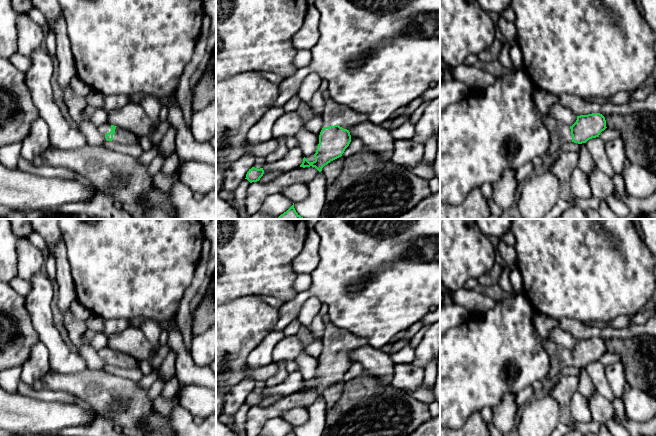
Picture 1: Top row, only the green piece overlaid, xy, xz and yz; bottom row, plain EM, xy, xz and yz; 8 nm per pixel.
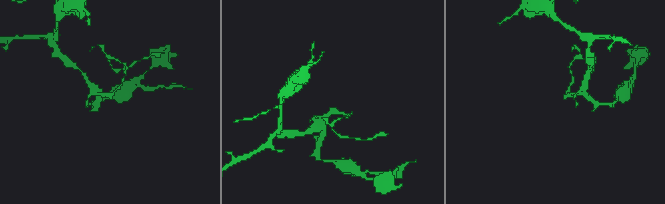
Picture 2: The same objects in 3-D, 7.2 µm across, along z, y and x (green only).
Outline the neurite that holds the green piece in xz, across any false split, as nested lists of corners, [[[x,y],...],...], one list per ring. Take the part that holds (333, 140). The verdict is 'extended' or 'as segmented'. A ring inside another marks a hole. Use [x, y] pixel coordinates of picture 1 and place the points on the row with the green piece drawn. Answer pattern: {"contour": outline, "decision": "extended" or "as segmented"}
{"contour": [[[329,98],[324,101],[321,115],[323,128],[319,135],[319,144],[314,154],[315,160],[309,162],[305,157],[300,167],[315,167],[319,172],[331,161],[339,158],[351,142],[349,130],[367,120],[365,114],[356,112]]], "decision": "extended"}

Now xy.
{"contour": [[[106,122],[98,127],[98,129],[107,141],[114,141],[123,145],[139,145],[139,137],[128,130],[122,129],[121,127],[114,126]]], "decision": "extended"}

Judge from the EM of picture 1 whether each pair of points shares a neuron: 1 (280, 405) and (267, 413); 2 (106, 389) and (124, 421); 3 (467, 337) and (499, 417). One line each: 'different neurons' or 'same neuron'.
1: same neuron
2: same neuron
3: different neurons

